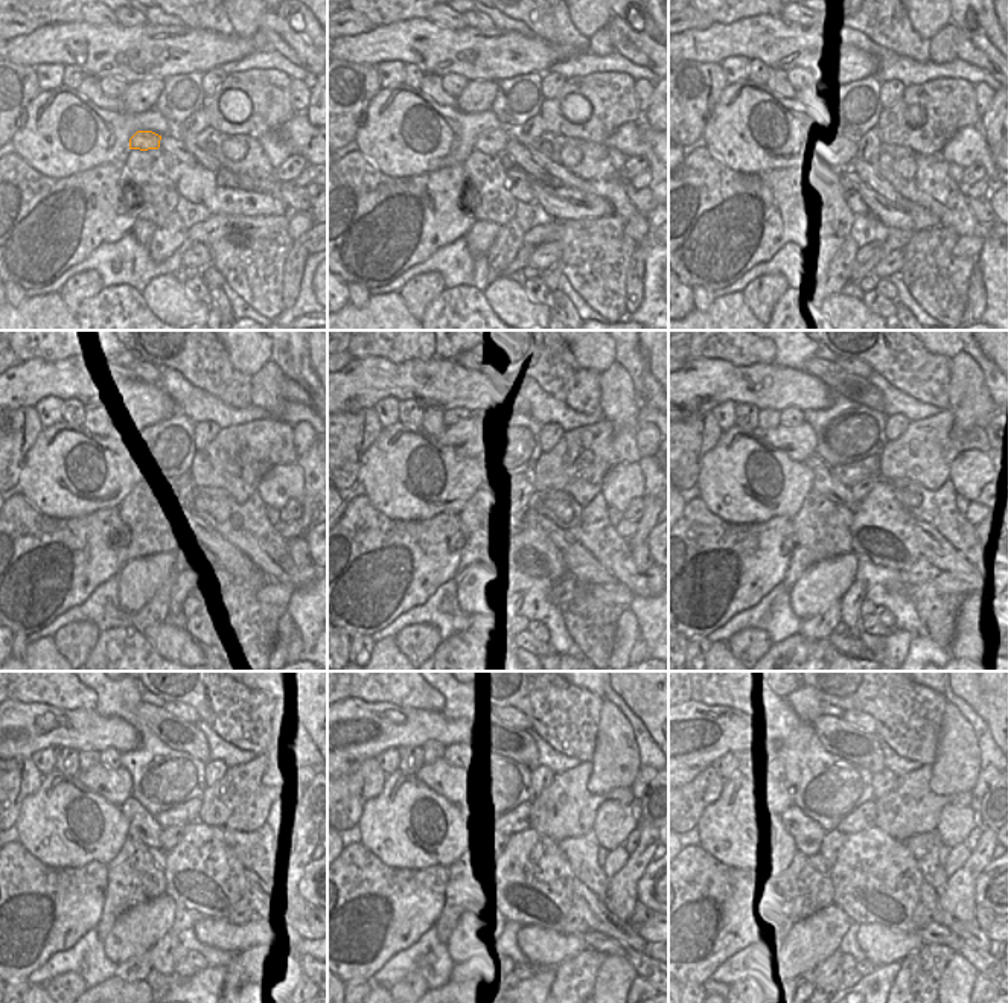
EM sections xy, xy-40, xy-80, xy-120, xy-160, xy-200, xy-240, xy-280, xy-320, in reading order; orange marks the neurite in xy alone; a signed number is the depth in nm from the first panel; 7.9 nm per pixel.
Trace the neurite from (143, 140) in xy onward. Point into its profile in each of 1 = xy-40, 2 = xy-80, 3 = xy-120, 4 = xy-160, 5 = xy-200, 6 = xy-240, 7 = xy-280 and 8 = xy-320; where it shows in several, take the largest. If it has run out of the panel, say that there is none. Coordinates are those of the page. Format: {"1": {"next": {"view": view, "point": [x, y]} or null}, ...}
{"1": {"next": {"view": "xy-40", "point": [491, 142]}}, "2": {"next": {"view": "xy-80", "point": [832, 142]}}, "3": {"next": {"view": "xy-120", "point": [169, 475]}}, "4": {"next": {"view": "xy-160", "point": [513, 474]}}, "5": {"next": {"view": "xy-200", "point": [848, 475]}}, "6": {"next": {"view": "xy-240", "point": [186, 813]}}, "7": {"next": {"view": "xy-280", "point": [516, 821]}}, "8": {"next": {"view": "xy-320", "point": [865, 816]}}}

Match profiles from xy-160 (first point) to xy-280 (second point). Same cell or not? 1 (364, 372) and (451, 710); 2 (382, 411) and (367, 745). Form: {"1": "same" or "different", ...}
{"1": "different", "2": "different"}

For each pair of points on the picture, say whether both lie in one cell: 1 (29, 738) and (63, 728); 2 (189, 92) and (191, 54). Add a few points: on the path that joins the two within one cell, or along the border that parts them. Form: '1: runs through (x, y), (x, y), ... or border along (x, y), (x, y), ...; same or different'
1: runs through (37, 731), (40, 728), (55, 728); same
2: border along (201, 72), (175, 73), (165, 79); different

